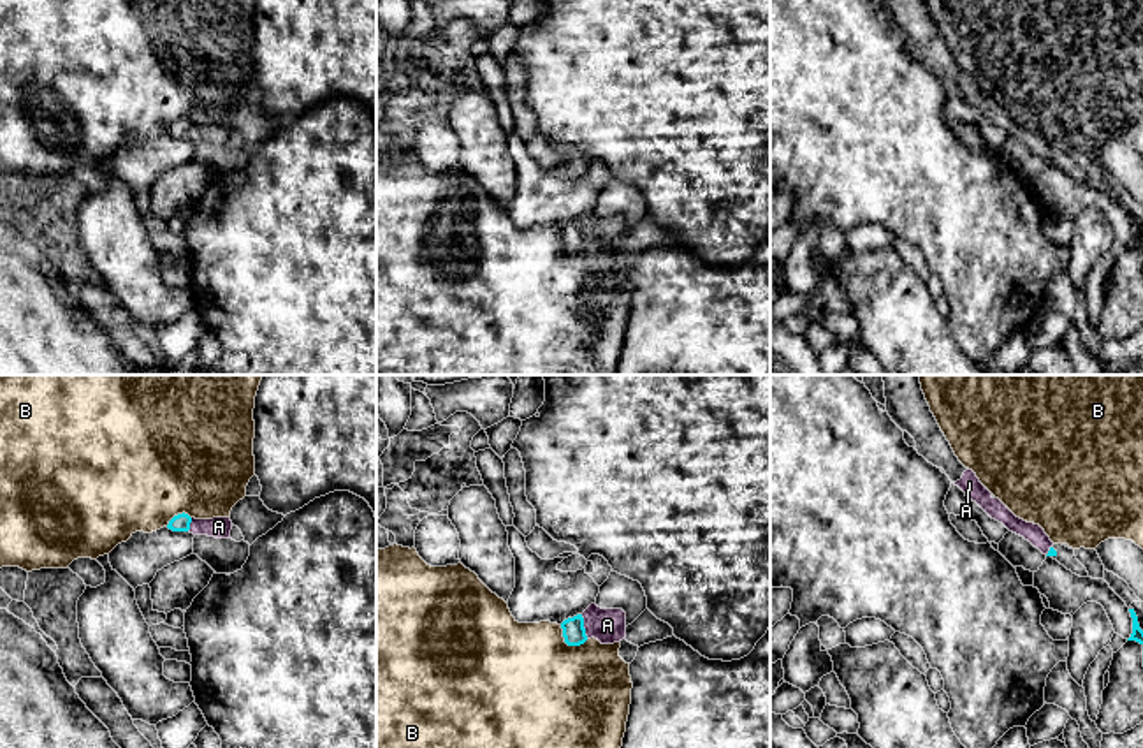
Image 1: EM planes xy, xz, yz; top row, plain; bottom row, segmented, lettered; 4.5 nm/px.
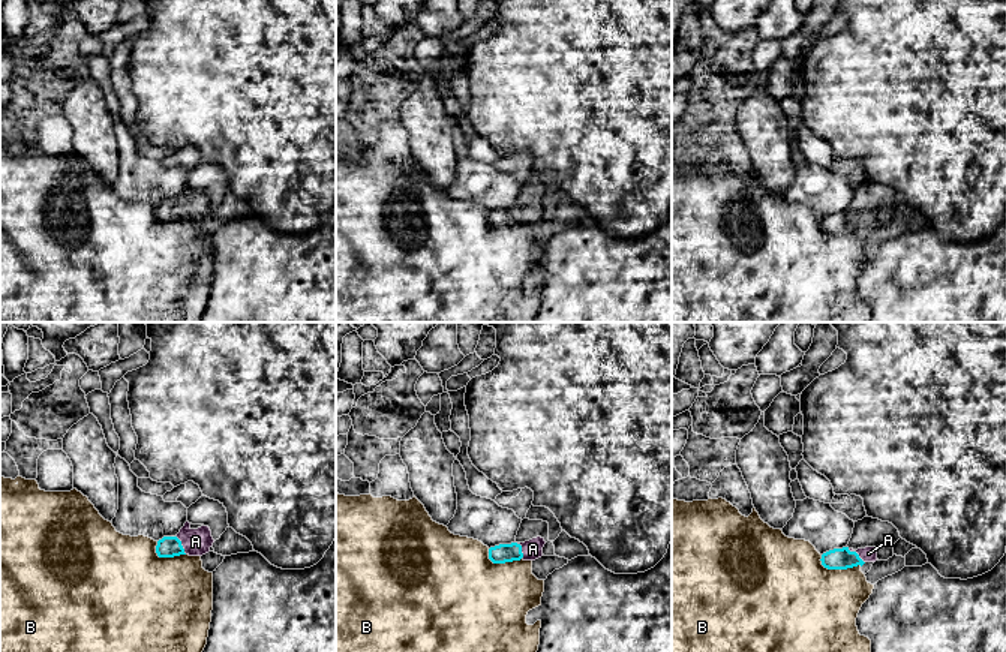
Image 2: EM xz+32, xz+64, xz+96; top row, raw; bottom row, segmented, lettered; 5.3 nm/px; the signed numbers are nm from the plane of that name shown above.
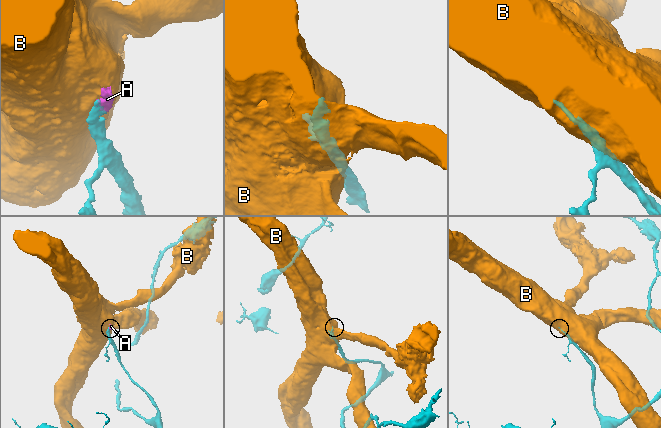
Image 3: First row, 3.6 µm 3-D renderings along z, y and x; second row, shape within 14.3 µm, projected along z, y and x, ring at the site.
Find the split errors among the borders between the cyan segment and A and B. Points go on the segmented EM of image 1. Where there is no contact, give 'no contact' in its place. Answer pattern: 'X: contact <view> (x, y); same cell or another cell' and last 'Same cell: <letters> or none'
A: contact xz (582, 627); same cell
B: contact xz (568, 645); another cell
Same cell: A

